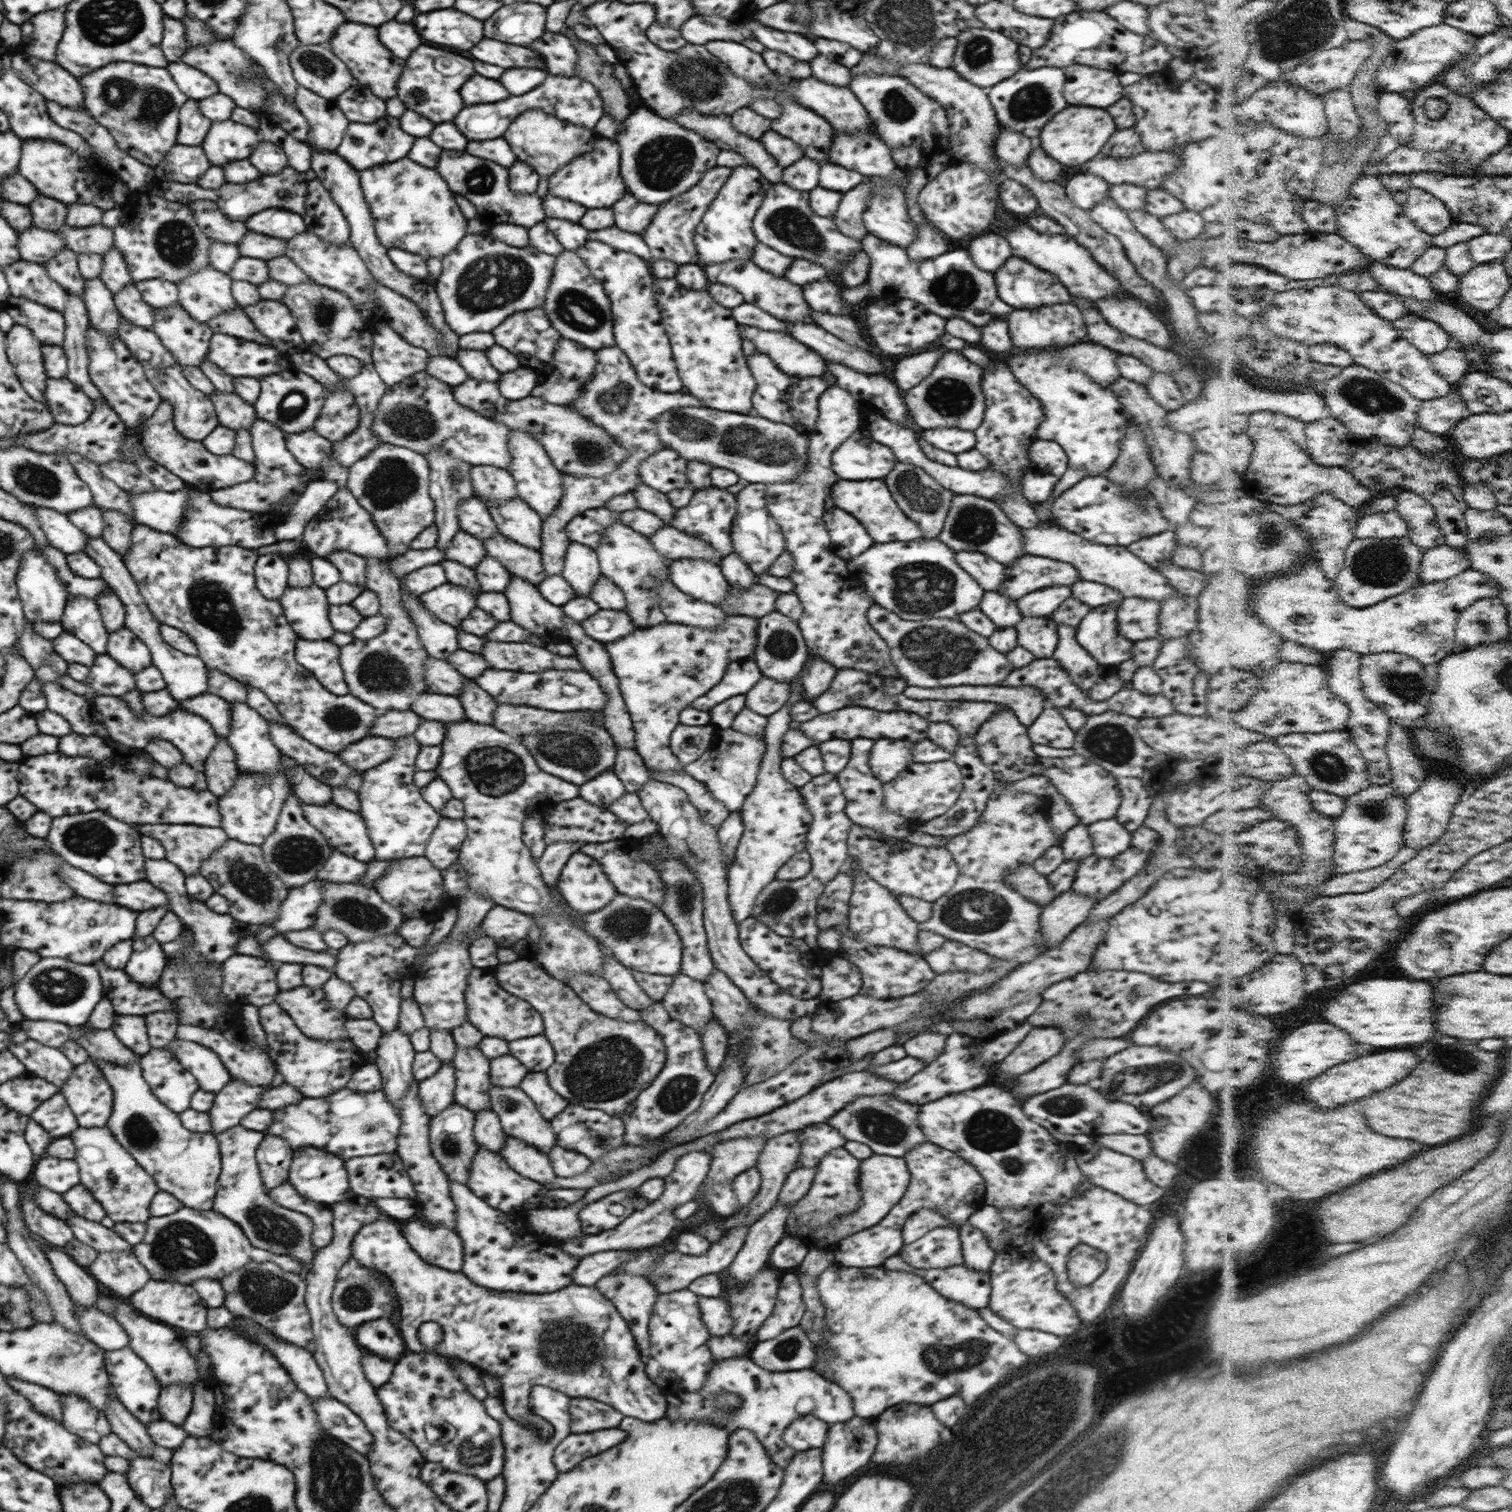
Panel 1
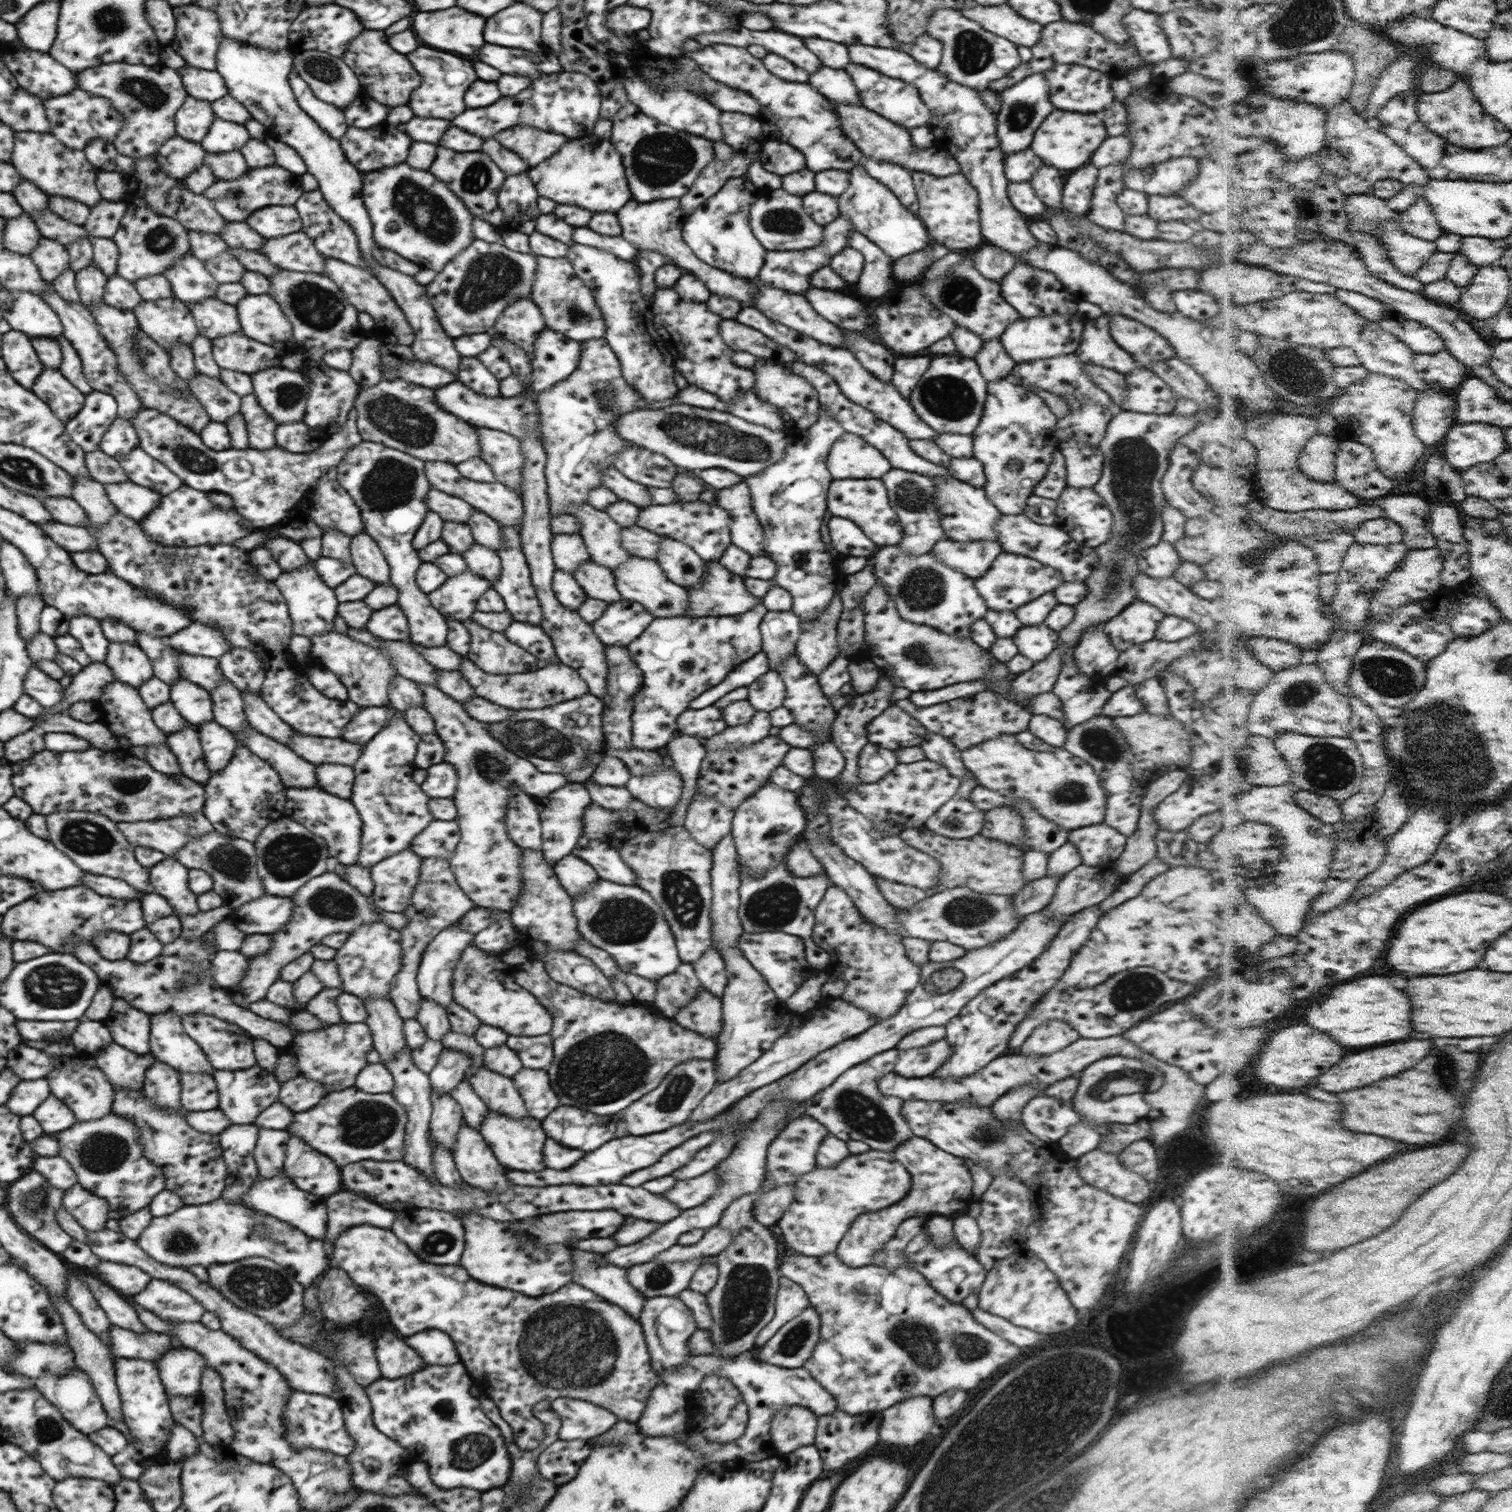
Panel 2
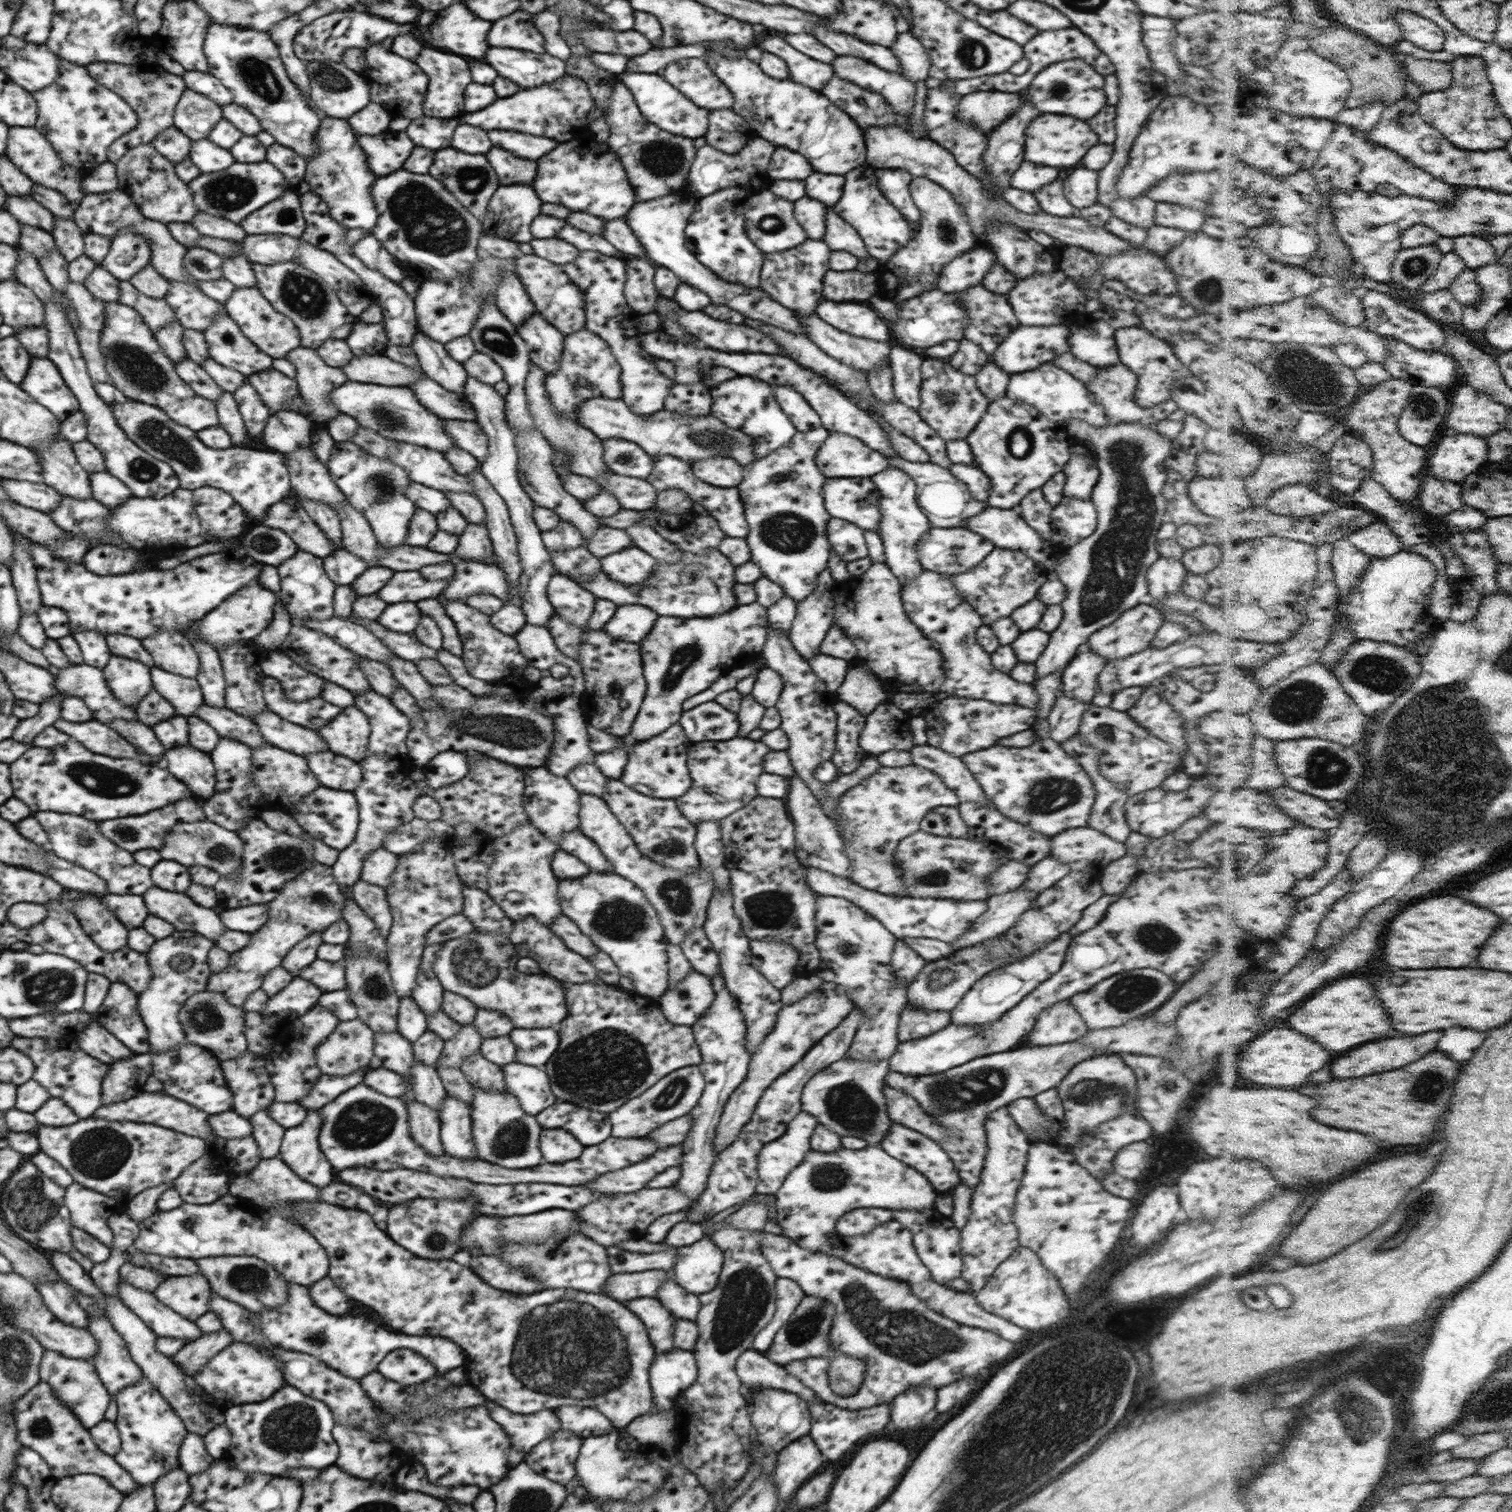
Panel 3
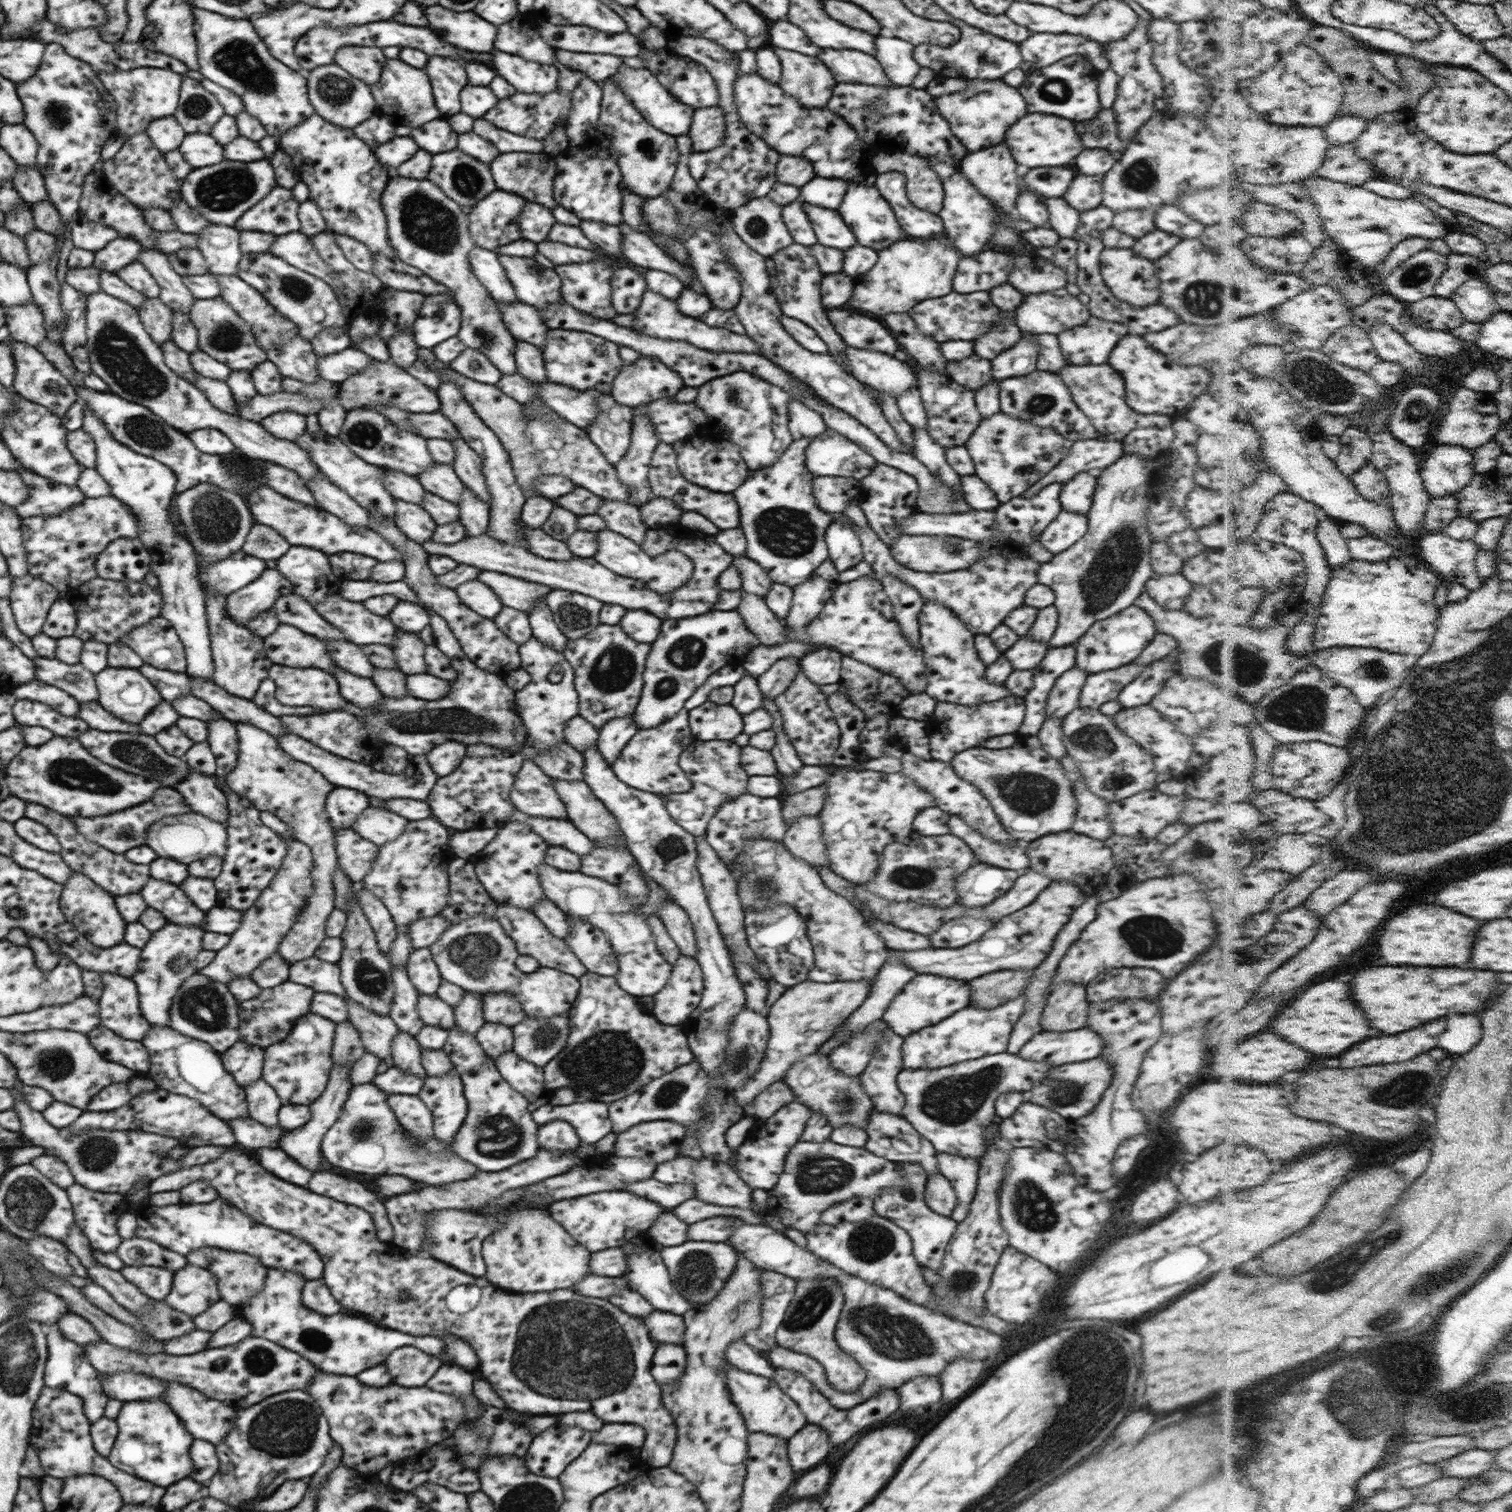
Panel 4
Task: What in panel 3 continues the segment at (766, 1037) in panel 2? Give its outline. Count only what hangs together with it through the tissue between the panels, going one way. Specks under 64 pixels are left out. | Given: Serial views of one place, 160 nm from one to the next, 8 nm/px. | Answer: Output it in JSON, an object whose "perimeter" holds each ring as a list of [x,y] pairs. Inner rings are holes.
{"perimeter":[[[716,888],[707,907],[707,915],[703,929],[708,940],[719,956],[719,968],[723,974],[728,990],[735,996],[739,1009],[742,1011],[747,1033],[745,1036],[746,1048],[752,1054],[753,1050],[772,1032],[776,1024],[777,1012],[782,1008],[780,990],[752,966],[750,941],[742,930],[741,920],[733,909],[733,894],[729,890]]]}

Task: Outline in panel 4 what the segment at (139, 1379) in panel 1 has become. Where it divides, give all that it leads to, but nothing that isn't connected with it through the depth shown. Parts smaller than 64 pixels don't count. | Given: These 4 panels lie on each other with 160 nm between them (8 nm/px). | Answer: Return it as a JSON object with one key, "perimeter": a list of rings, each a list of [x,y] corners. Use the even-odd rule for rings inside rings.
{"perimeter":[[[157,1398],[124,1402],[115,1421],[118,1434],[107,1459],[116,1468],[161,1487],[189,1476],[193,1468],[189,1450],[195,1438],[166,1401]]]}

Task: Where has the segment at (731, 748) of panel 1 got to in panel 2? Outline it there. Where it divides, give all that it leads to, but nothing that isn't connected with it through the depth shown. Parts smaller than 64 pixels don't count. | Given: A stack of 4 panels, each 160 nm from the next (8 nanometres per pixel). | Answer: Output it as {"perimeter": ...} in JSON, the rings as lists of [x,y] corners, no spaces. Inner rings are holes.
{"perimeter":[[[757,711],[750,722],[738,725],[737,727],[727,726],[722,733],[715,734],[712,738],[705,740],[706,751],[720,752],[726,747],[742,748],[749,744],[757,743],[765,739],[771,728],[769,712]]]}

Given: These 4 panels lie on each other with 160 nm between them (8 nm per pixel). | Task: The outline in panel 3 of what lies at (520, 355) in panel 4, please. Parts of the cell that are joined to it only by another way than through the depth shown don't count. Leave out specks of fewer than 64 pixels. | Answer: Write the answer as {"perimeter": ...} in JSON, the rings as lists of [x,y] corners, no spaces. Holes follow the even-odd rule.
{"perimeter":[[[531,362],[528,374],[525,378],[525,393],[527,398],[527,409],[530,417],[534,421],[535,428],[542,433],[551,446],[567,450],[569,454],[569,469],[572,474],[587,476],[588,478],[598,480],[600,477],[612,473],[603,459],[603,444],[591,430],[582,427],[572,420],[566,420],[558,416],[550,402],[549,394],[545,385],[545,372],[539,366]]]}

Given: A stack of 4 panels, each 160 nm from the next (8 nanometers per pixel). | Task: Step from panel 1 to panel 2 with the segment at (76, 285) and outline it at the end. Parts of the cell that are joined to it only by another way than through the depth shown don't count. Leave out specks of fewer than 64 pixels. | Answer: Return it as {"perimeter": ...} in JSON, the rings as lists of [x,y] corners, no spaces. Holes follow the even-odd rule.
{"perimeter":[[[46,237],[38,239],[37,245],[29,252],[29,257],[37,266],[42,279],[48,283],[60,278],[64,270],[70,269],[67,248]]]}

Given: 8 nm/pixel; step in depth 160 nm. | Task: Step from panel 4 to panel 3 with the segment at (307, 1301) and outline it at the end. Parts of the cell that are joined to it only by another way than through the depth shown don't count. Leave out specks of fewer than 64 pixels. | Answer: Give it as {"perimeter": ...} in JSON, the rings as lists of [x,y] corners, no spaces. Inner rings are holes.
{"perimeter":[[[329,1276],[309,1286],[310,1298],[314,1304],[331,1315],[344,1316],[350,1314],[352,1302]]]}

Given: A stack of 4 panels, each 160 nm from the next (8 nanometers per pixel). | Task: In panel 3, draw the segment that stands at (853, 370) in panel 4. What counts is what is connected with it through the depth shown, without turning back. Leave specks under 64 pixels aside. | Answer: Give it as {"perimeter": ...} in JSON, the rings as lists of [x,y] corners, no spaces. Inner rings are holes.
{"perimeter":[[[796,314],[796,316],[803,324],[808,338],[822,352],[839,360],[842,364],[868,375],[868,372],[889,363],[892,347],[889,343],[852,336],[834,328],[816,314],[808,316]]]}

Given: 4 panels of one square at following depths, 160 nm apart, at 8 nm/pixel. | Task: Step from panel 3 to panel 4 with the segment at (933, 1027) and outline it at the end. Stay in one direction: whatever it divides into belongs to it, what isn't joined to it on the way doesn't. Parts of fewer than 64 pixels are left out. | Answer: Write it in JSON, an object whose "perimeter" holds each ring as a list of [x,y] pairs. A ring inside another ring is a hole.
{"perimeter":[[[916,974],[891,998],[881,1019],[886,1021],[898,1036],[906,1038],[910,1033],[932,1026],[966,1008],[970,1004],[970,995],[967,981],[933,974]]]}

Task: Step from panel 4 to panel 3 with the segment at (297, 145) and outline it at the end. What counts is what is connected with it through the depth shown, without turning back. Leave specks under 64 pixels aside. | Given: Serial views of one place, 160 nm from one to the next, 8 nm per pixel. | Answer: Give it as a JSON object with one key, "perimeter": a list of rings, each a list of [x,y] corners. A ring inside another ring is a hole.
{"perimeter":[[[332,117],[321,119],[317,134],[317,147],[322,154],[305,160],[308,166],[304,181],[310,185],[311,191],[320,195],[322,201],[330,207],[330,217],[338,221],[338,224],[348,229],[363,228],[372,234],[378,221],[378,212],[374,208],[371,193],[377,176],[370,170],[369,164],[366,164],[366,154],[362,152],[356,135],[347,119]]]}

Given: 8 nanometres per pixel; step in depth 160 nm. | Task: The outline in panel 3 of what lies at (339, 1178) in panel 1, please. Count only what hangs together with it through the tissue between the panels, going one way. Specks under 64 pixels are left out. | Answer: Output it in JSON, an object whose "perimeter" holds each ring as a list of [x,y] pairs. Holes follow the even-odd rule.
{"perimeter":[[[318,1110],[308,1111],[300,1126],[286,1130],[278,1156],[294,1174],[319,1189],[332,1183],[336,1172],[320,1150],[320,1129],[322,1118]]]}

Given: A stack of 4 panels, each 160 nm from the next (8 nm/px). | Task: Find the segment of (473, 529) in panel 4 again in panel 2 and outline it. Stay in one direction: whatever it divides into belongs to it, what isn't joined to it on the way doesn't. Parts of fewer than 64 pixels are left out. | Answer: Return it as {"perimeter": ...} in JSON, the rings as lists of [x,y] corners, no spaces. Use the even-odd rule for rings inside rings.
{"perimeter":[[[474,541],[461,557],[466,561],[468,569],[490,581],[491,586],[498,580],[502,565],[501,558],[495,550]]]}

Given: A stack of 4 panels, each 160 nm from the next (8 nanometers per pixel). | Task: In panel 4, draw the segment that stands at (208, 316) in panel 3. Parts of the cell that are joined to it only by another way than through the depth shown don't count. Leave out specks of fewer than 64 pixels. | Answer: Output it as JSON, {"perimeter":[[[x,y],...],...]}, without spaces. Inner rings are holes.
{"perimeter":[[[143,249],[138,262],[146,267],[160,287],[160,300],[174,311],[189,314],[190,307],[196,298],[193,298],[188,287],[184,285],[182,276],[172,268],[165,253],[156,249]]]}

